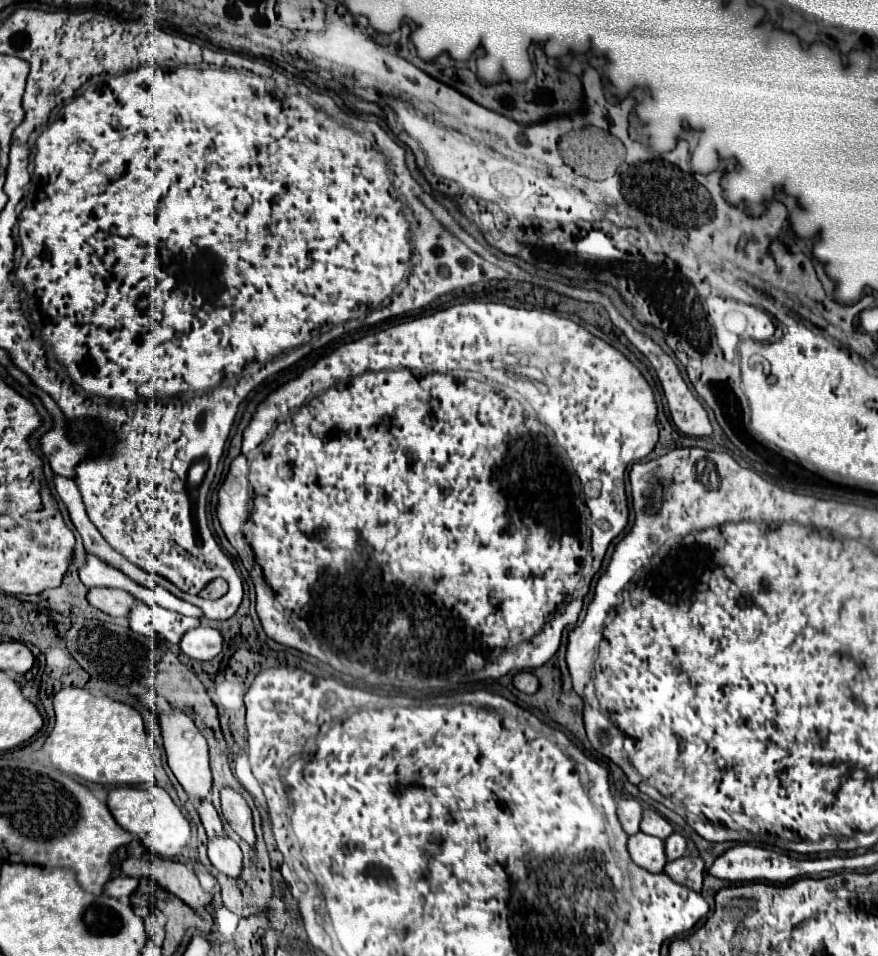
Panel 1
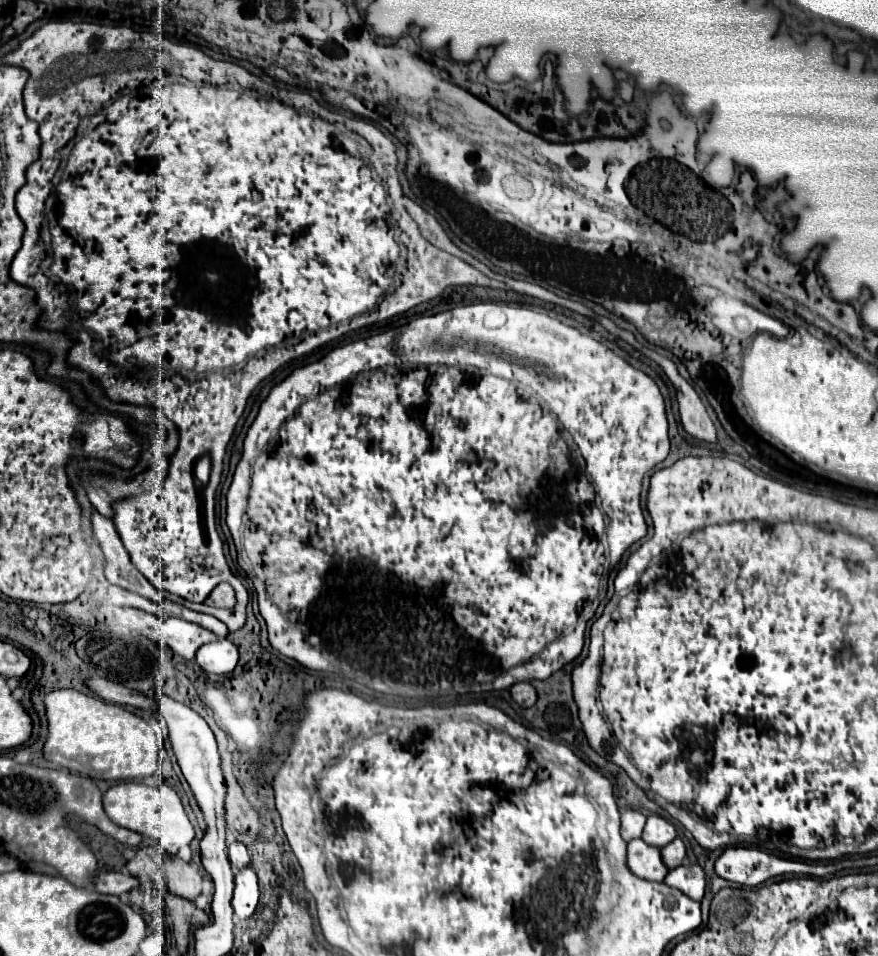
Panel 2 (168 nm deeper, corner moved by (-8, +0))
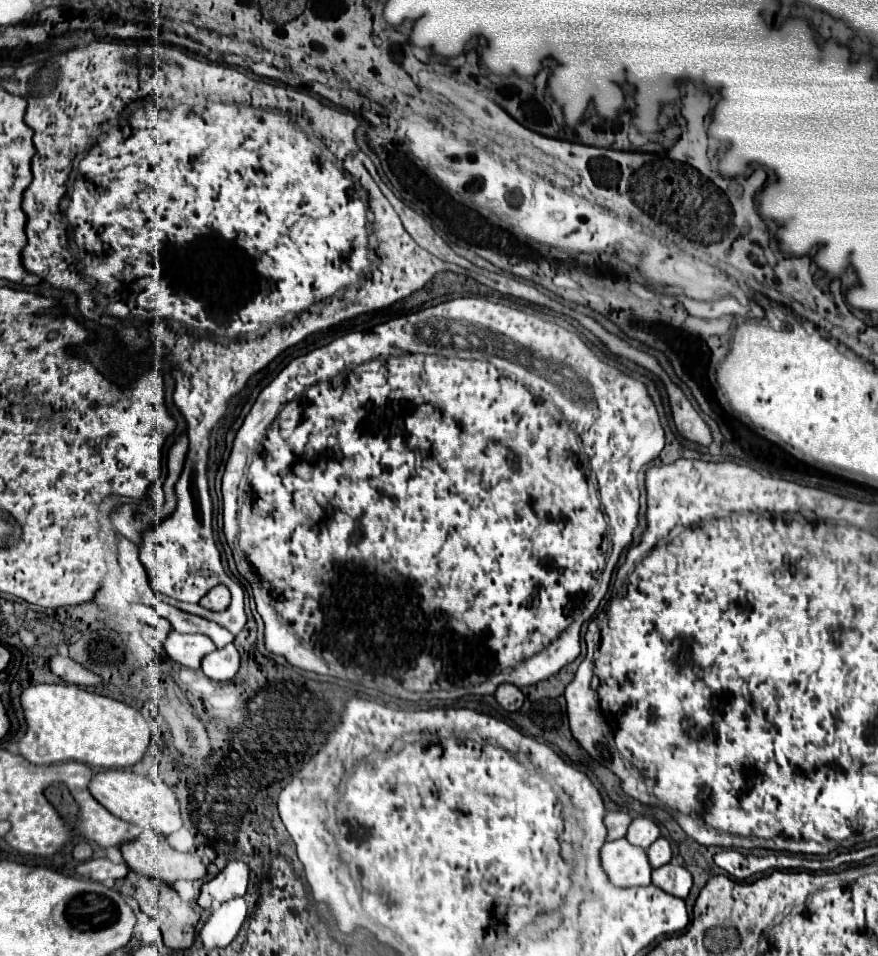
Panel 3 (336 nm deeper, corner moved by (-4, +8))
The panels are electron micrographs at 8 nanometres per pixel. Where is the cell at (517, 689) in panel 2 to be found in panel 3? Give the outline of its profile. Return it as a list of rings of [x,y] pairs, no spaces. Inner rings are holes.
[[[510,683],[500,685],[500,687],[496,689],[494,697],[496,697],[498,705],[500,705],[502,709],[510,711],[510,713],[512,713],[512,711],[518,711],[518,709],[522,707],[522,703],[524,703],[524,695],[522,695],[522,691],[520,691],[518,687],[510,685]]]

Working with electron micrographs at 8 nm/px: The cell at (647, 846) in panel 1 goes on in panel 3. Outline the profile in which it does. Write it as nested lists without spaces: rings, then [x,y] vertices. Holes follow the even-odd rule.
[[[616,839],[600,849],[600,863],[610,883],[616,887],[650,885],[652,867],[646,851],[630,845],[626,839]]]

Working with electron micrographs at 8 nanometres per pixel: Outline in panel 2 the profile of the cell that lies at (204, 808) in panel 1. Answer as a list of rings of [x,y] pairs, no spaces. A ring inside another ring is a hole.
[[[228,835],[228,859],[232,865],[236,865],[236,869],[242,869],[250,863],[250,857],[248,857],[244,843],[234,839],[232,835]]]

